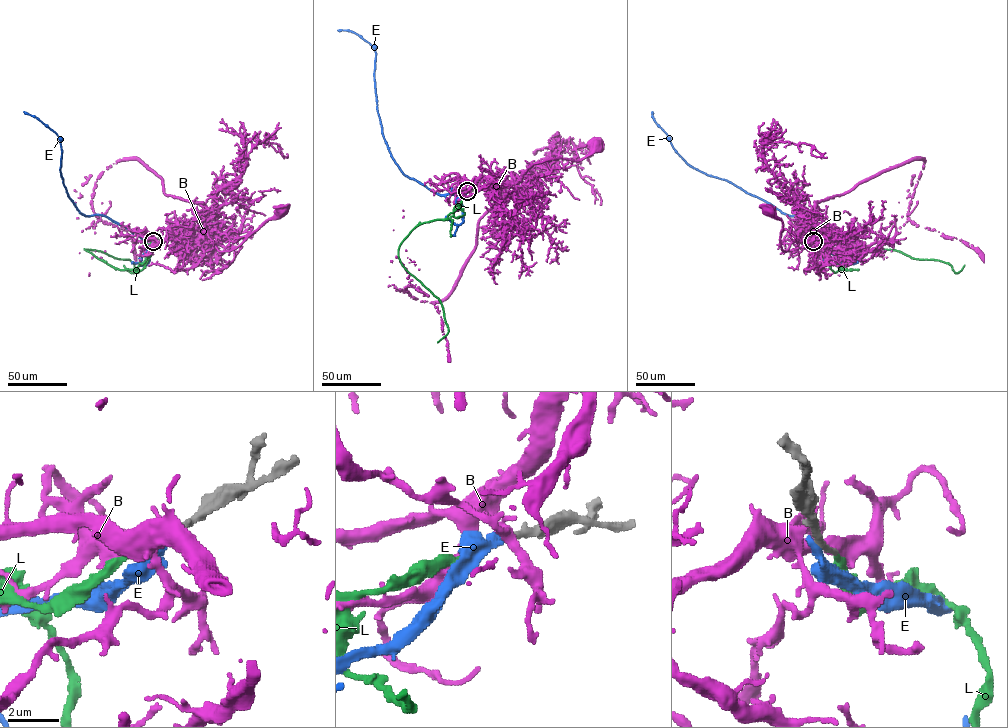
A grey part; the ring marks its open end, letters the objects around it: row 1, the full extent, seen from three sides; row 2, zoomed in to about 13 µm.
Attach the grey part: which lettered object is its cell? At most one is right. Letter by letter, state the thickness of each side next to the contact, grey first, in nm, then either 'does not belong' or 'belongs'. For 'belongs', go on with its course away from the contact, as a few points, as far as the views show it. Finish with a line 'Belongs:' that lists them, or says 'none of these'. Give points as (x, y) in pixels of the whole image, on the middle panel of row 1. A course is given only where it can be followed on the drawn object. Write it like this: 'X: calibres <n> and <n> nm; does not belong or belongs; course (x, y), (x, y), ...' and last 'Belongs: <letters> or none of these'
B: calibres 200 and 400 nm; does not belong
E: calibres 240 and 480 nm; does not belong
L: calibres 200 and 280 nm; belongs; course (467, 191), (453, 215), (416, 226), (398, 250), (402, 265), (441, 304), (448, 330), (437, 342)
Belongs: L

